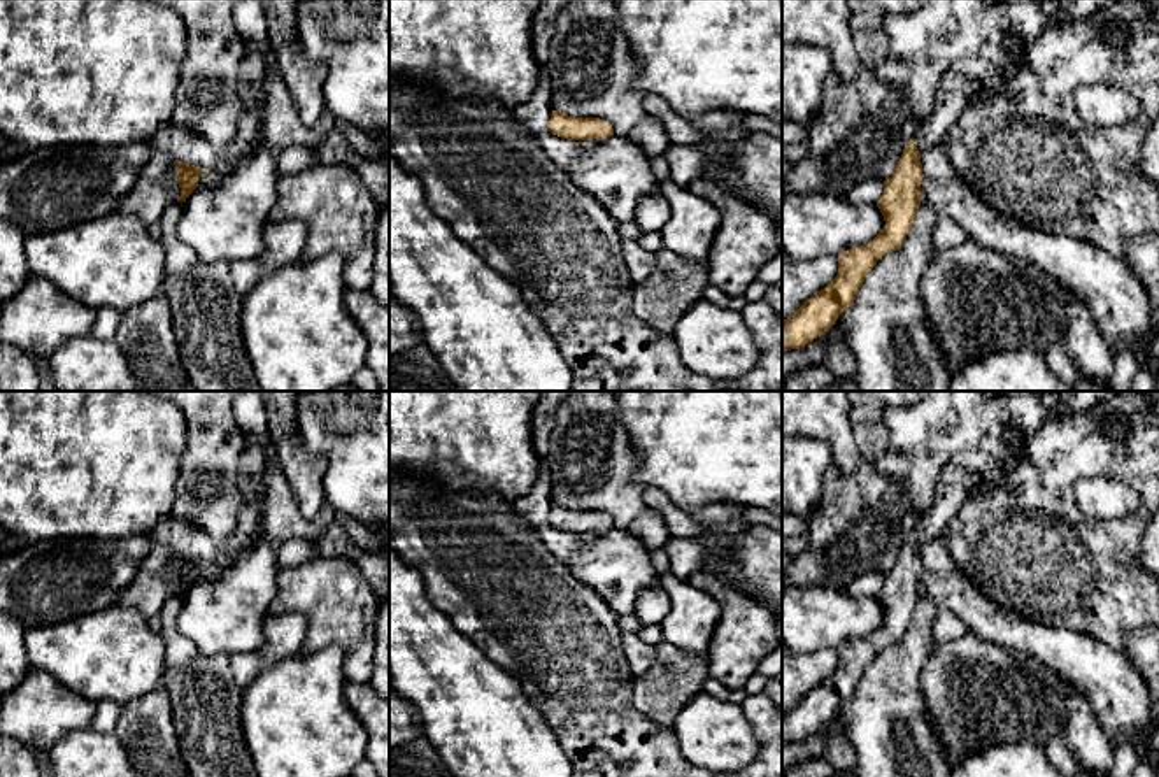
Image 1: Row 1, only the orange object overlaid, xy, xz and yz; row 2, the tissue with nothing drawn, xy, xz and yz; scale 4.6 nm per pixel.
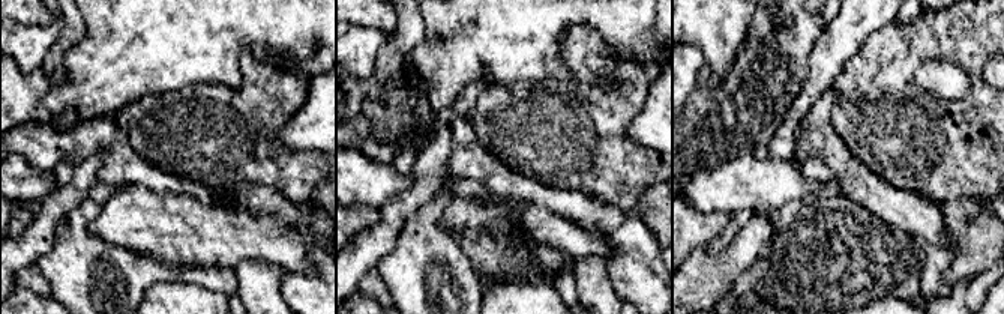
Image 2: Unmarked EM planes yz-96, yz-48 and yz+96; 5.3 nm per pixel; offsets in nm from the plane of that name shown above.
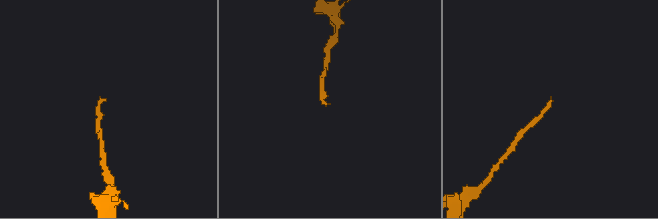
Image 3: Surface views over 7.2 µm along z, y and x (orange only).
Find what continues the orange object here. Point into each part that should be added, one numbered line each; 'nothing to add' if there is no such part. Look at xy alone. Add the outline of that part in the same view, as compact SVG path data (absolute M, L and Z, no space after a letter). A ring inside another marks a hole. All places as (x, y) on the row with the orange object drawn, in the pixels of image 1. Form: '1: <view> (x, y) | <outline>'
1: xy (188, 146) | M167 121L158 128L153 146L168 151L179 161L200 168L210 168L217 161L214 147L200 133L186 125L175 125L172 121Z

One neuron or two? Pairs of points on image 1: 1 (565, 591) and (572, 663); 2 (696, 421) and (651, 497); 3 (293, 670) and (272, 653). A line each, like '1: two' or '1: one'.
1: one
2: two
3: two

